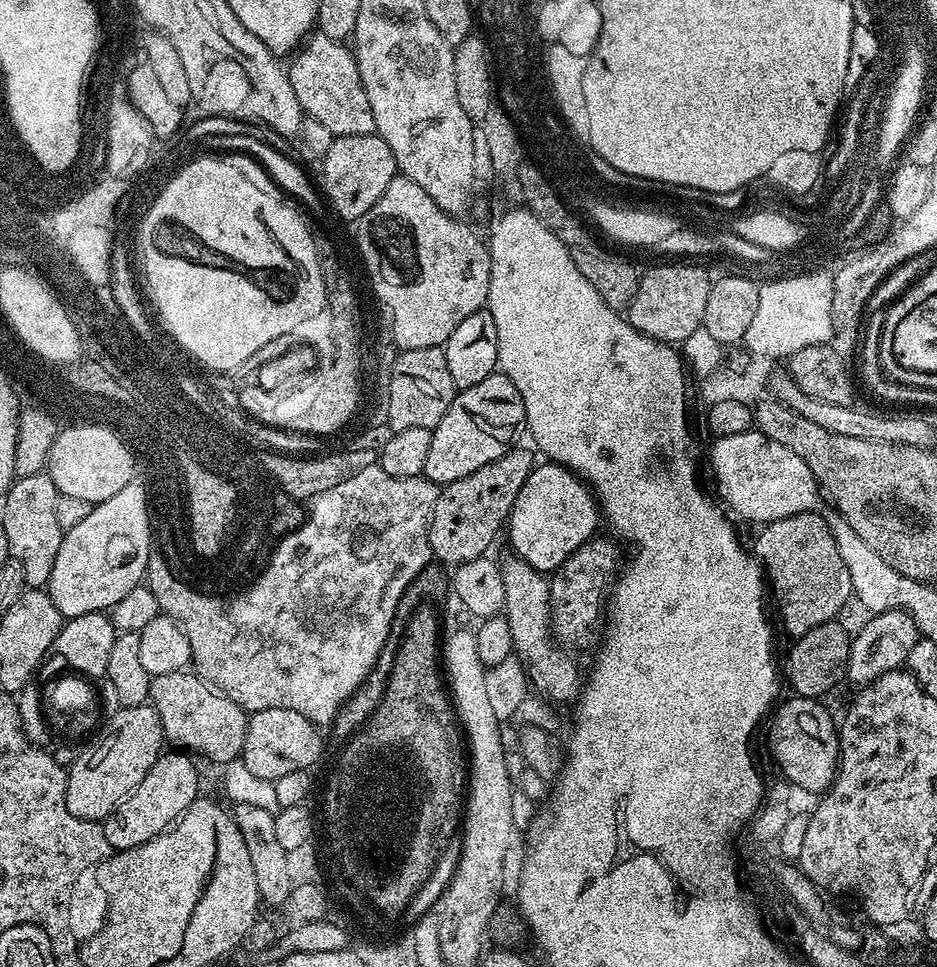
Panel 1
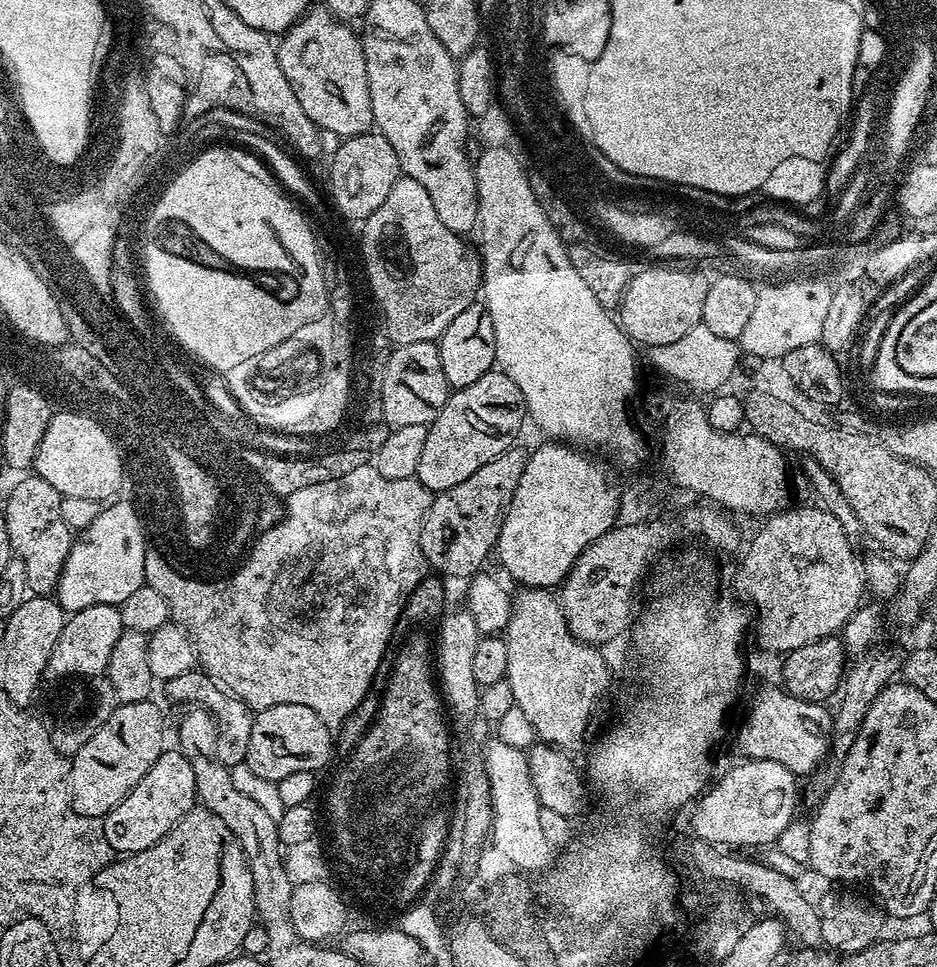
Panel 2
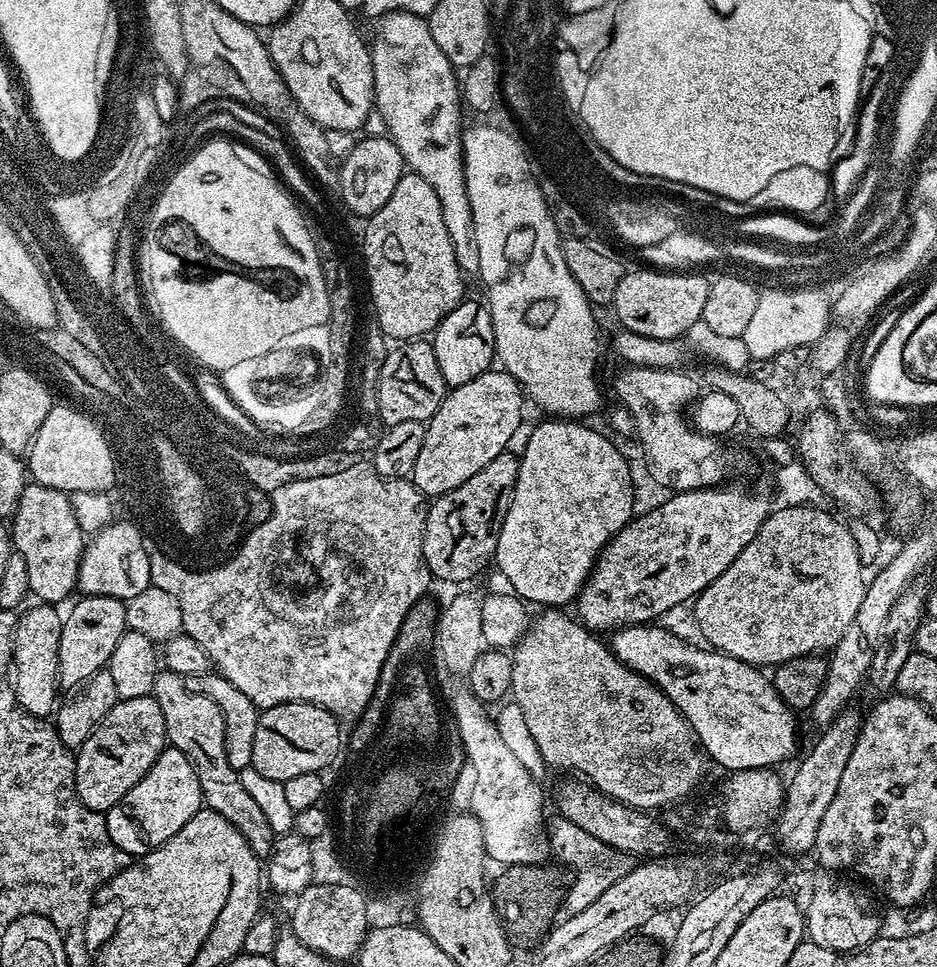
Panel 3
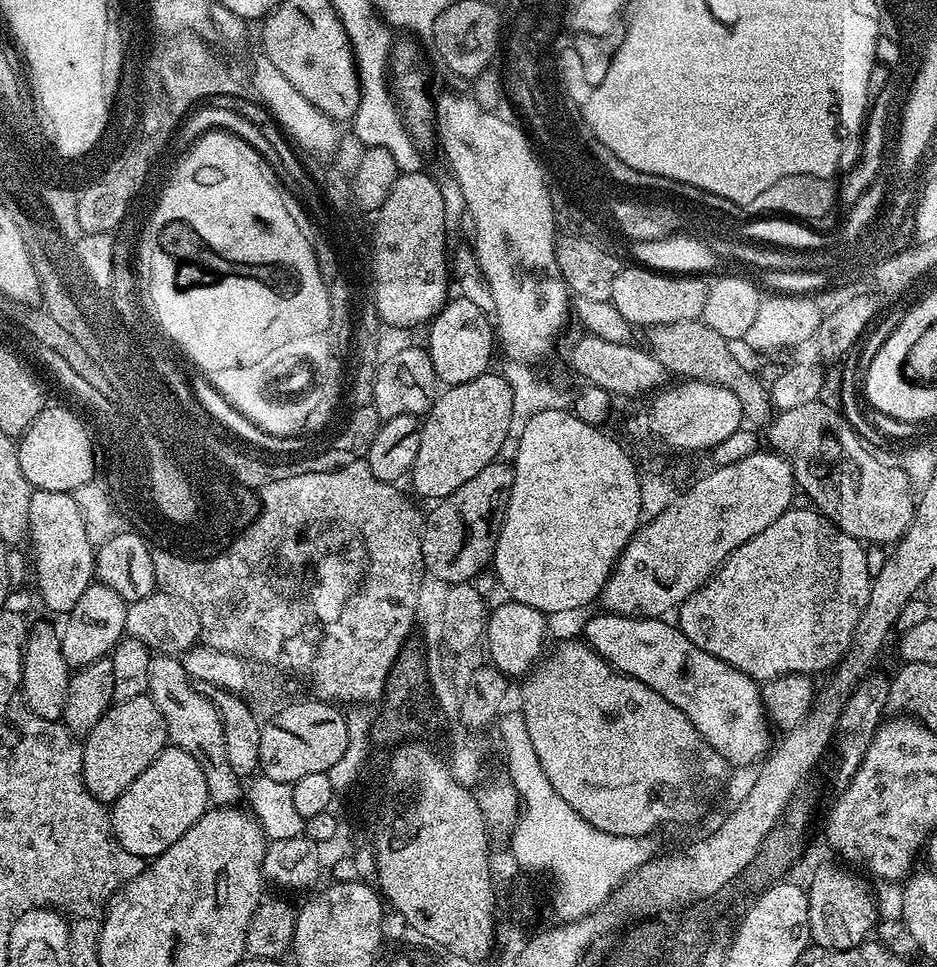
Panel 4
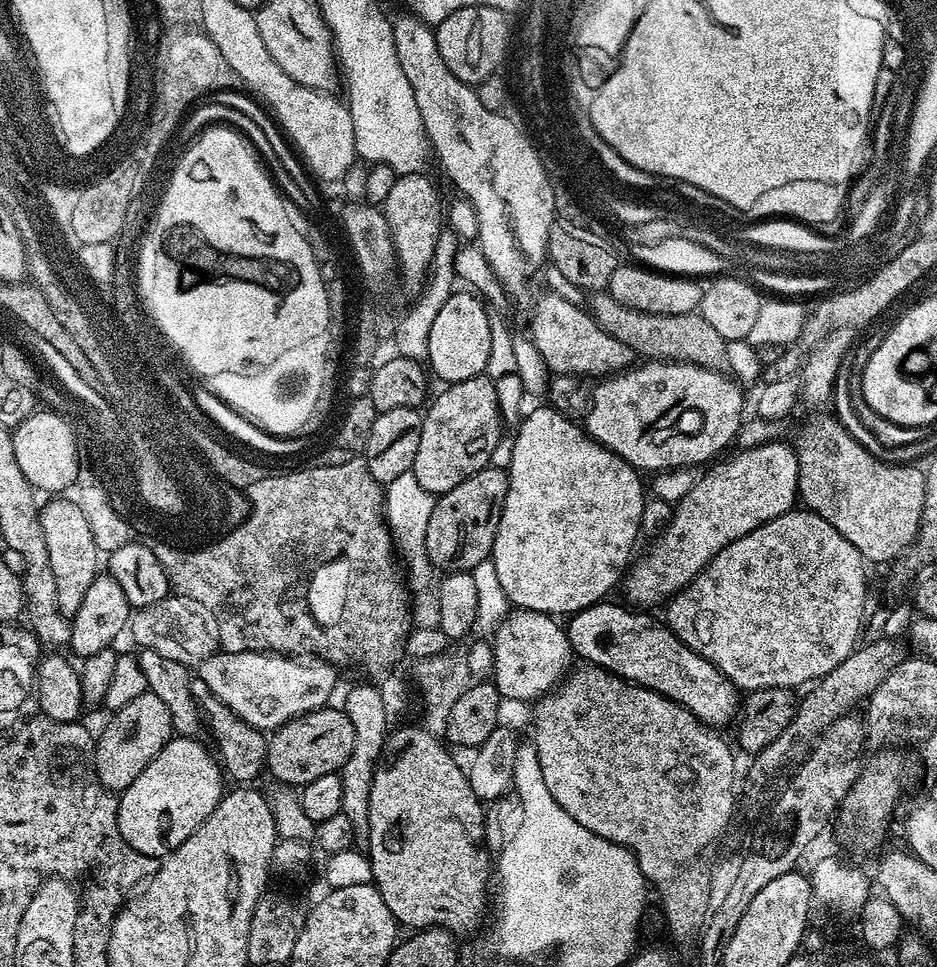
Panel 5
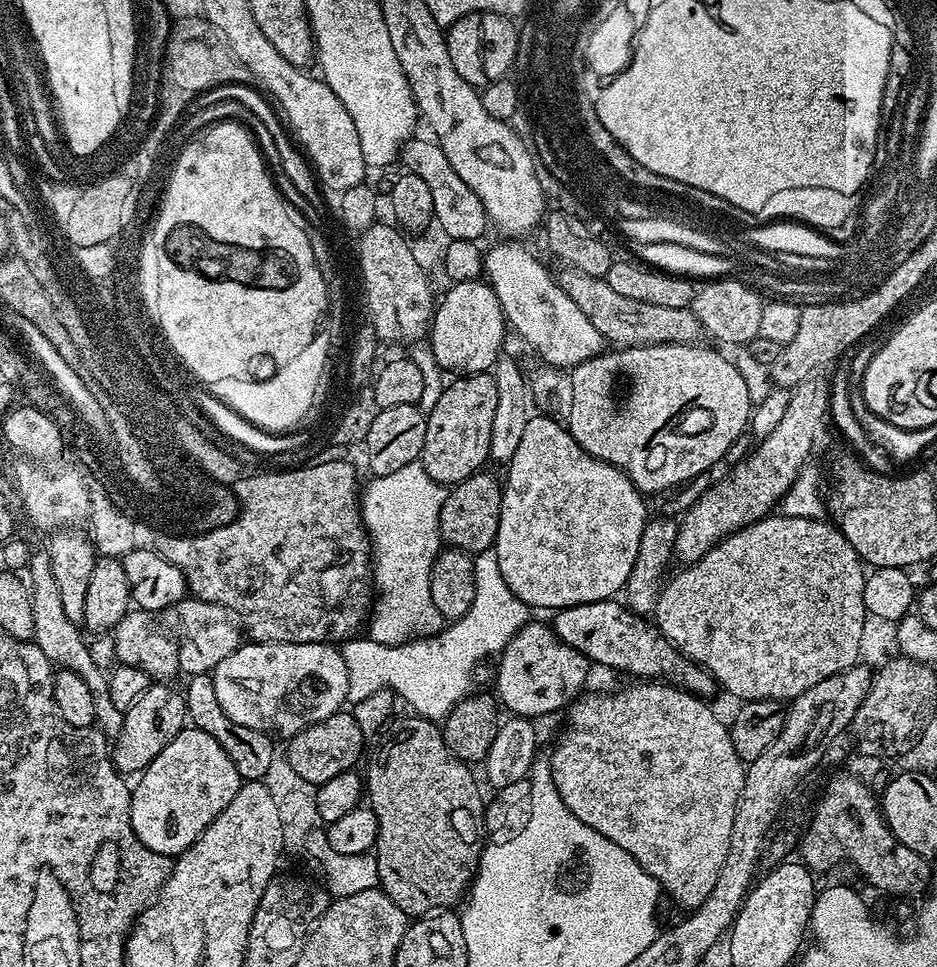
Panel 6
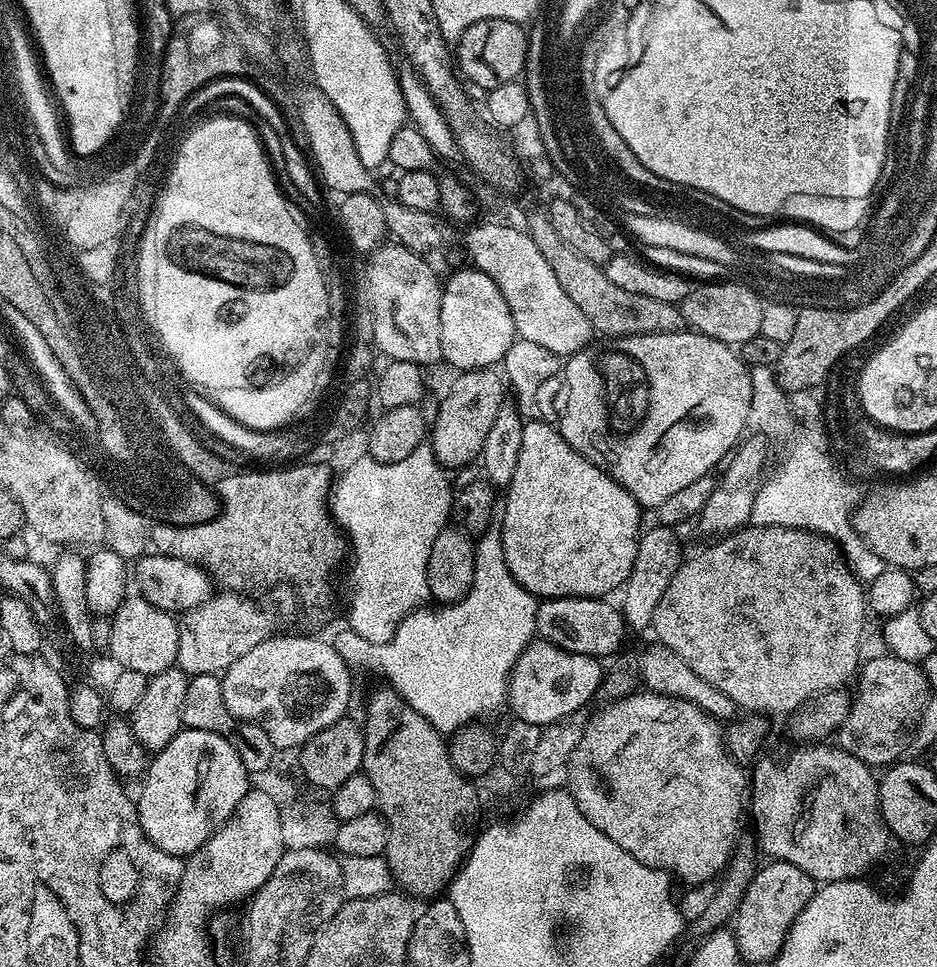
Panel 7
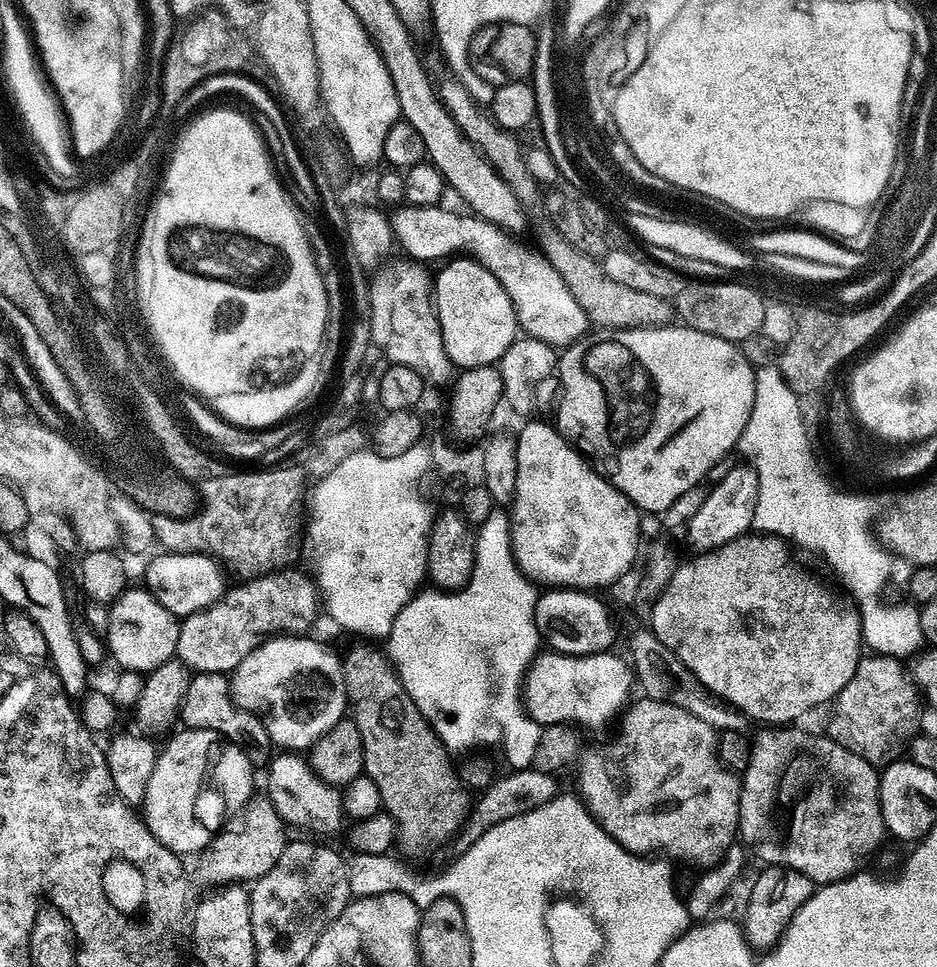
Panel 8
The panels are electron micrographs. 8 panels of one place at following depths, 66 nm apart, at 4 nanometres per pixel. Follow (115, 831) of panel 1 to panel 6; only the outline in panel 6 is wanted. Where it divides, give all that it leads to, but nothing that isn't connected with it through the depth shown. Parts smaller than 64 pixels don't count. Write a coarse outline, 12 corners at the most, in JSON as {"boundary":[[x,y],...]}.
{"boundary":[[195,726],[139,773],[142,846],[179,856],[242,783]]}

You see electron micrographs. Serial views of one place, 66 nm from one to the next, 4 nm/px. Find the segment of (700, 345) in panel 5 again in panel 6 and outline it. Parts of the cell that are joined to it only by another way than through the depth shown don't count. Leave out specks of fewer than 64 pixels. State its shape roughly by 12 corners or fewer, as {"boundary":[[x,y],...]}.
{"boundary":[[569,267],[570,302],[609,345],[694,344],[691,307],[616,293],[603,276]]}

